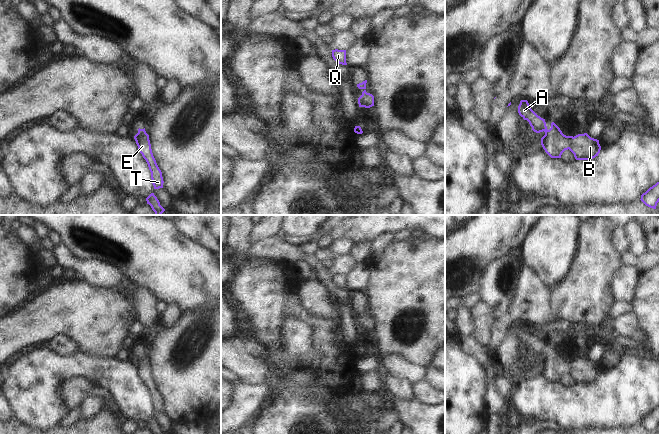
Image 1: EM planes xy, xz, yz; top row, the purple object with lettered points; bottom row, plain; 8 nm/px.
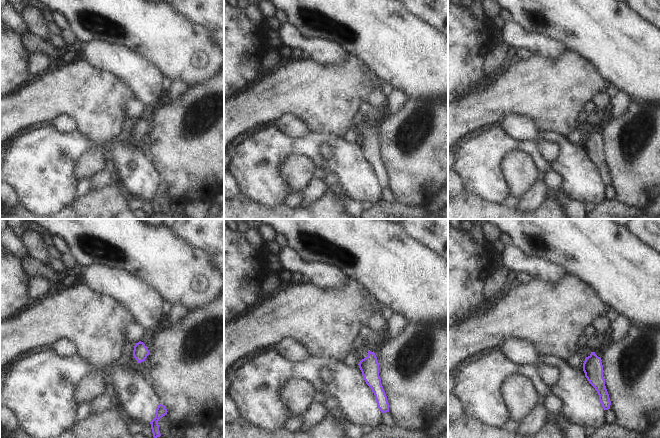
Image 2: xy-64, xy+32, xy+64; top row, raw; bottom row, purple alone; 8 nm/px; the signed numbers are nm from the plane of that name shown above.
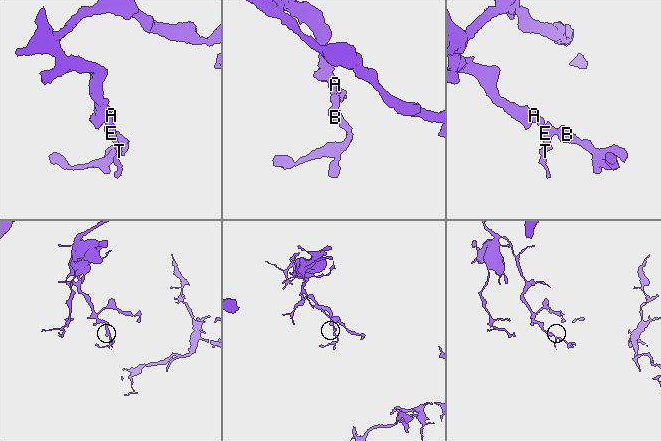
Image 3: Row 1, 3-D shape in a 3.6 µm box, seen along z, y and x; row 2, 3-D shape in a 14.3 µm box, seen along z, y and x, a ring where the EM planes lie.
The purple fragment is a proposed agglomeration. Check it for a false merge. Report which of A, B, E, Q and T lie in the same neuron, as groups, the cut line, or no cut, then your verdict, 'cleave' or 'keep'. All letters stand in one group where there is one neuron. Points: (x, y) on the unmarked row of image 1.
A B E Q T | no cut | keep

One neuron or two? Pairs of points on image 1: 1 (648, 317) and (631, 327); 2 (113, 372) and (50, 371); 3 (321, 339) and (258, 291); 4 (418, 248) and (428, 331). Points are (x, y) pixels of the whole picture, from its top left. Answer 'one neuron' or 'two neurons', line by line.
1: two neurons
2: one neuron
3: one neuron
4: one neuron

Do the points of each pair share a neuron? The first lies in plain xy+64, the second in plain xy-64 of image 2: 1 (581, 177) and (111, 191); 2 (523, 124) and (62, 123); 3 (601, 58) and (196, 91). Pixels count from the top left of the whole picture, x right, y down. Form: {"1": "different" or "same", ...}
{"1": "different", "2": "same", "3": "different"}

